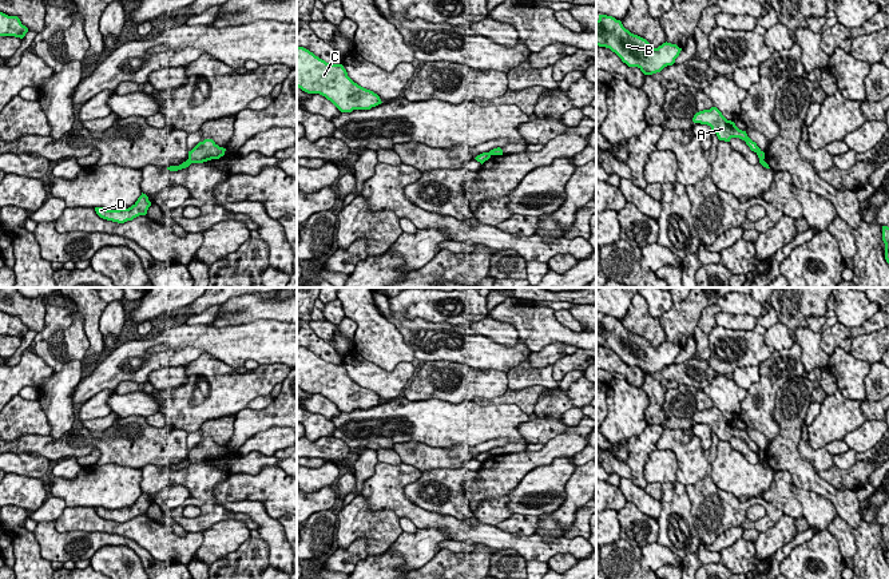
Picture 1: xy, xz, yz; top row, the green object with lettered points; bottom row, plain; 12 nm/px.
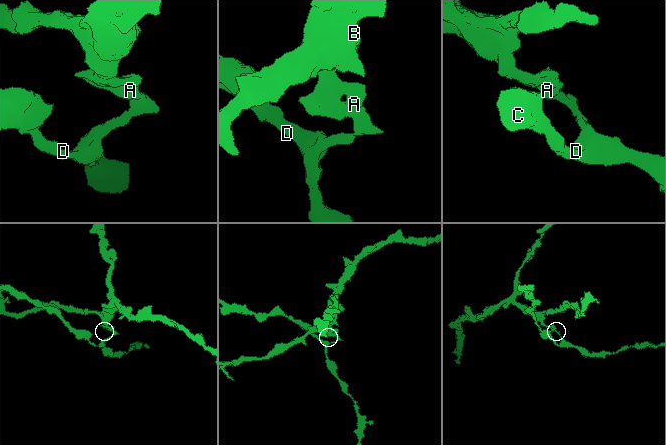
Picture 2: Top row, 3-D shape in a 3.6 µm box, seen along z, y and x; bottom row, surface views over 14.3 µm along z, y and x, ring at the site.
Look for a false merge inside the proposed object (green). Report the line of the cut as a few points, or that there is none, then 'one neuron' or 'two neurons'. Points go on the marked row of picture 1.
cut xy (187, 159), (190, 163); two neurons

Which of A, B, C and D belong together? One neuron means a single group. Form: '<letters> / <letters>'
A B / C D

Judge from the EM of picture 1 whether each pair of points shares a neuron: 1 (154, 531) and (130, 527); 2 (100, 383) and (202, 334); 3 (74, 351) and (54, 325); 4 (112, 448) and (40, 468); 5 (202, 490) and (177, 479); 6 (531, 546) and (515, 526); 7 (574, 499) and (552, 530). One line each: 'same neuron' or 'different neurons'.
1: same neuron
2: same neuron
3: same neuron
4: different neurons
5: same neuron
6: different neurons
7: same neuron

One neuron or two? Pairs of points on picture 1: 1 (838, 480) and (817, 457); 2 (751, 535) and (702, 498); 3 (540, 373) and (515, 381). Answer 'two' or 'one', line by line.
1: one
2: two
3: one

